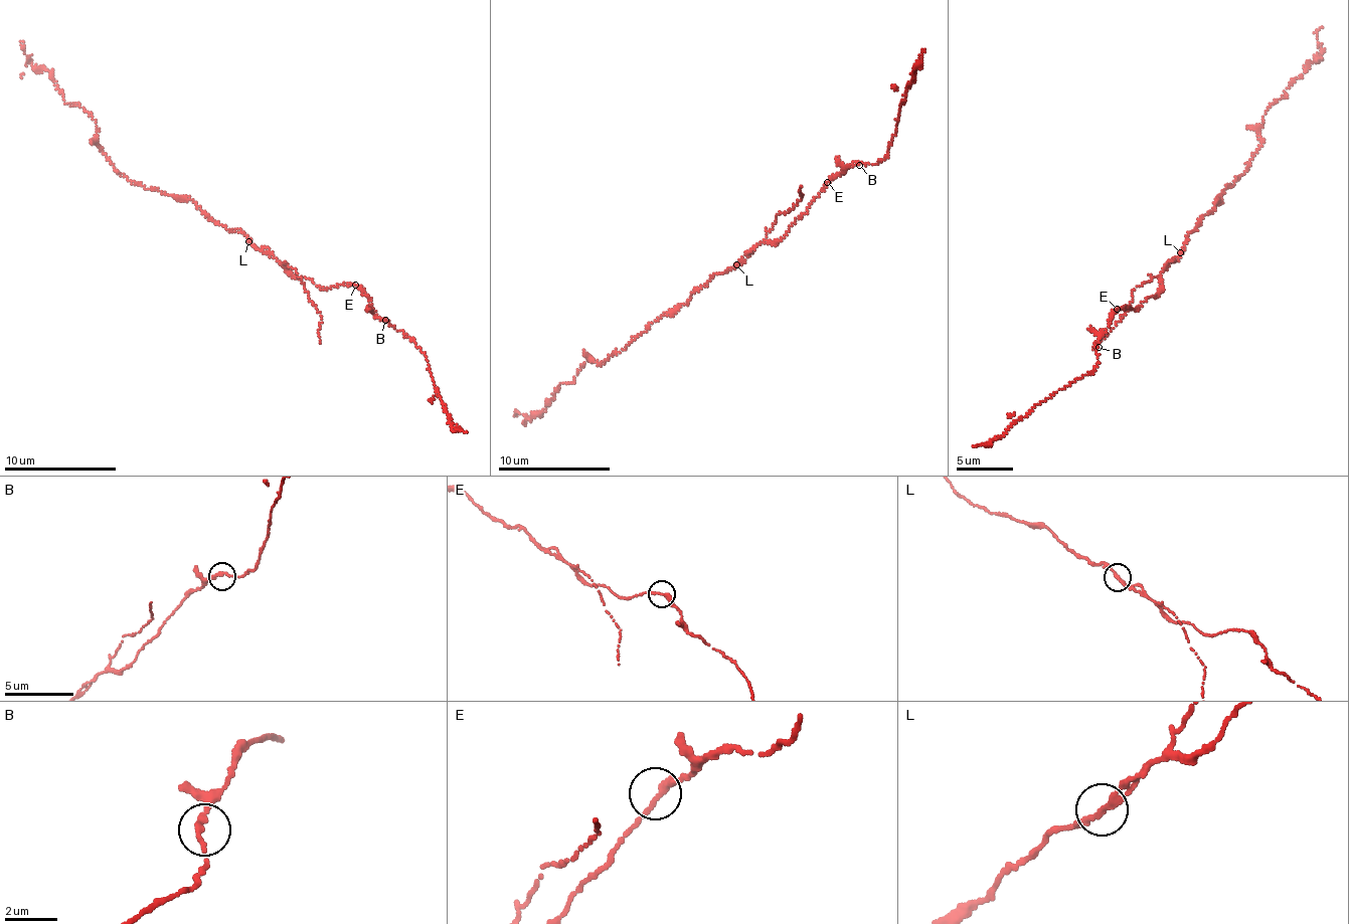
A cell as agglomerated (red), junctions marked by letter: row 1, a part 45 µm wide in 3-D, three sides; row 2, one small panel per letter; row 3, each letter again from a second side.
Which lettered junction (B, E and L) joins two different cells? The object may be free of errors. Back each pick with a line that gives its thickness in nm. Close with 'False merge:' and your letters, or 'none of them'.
False merge: none of them

